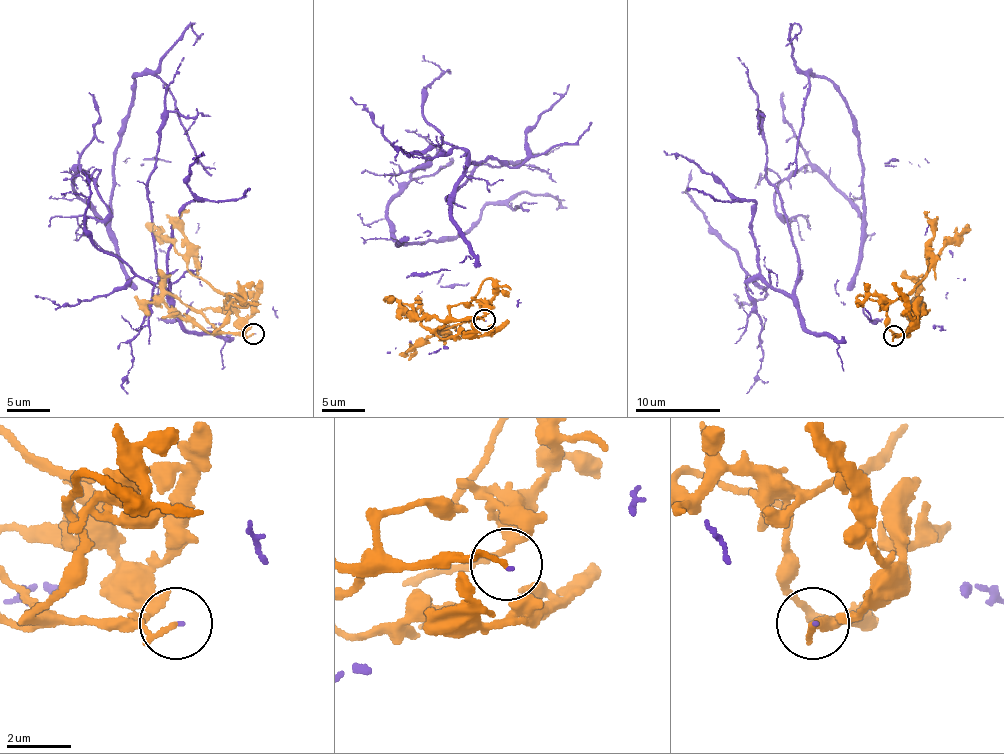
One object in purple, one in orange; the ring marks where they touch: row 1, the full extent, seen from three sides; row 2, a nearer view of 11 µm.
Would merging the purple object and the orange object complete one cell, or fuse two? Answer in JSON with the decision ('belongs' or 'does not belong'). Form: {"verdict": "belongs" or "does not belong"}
{"verdict": "belongs"}

